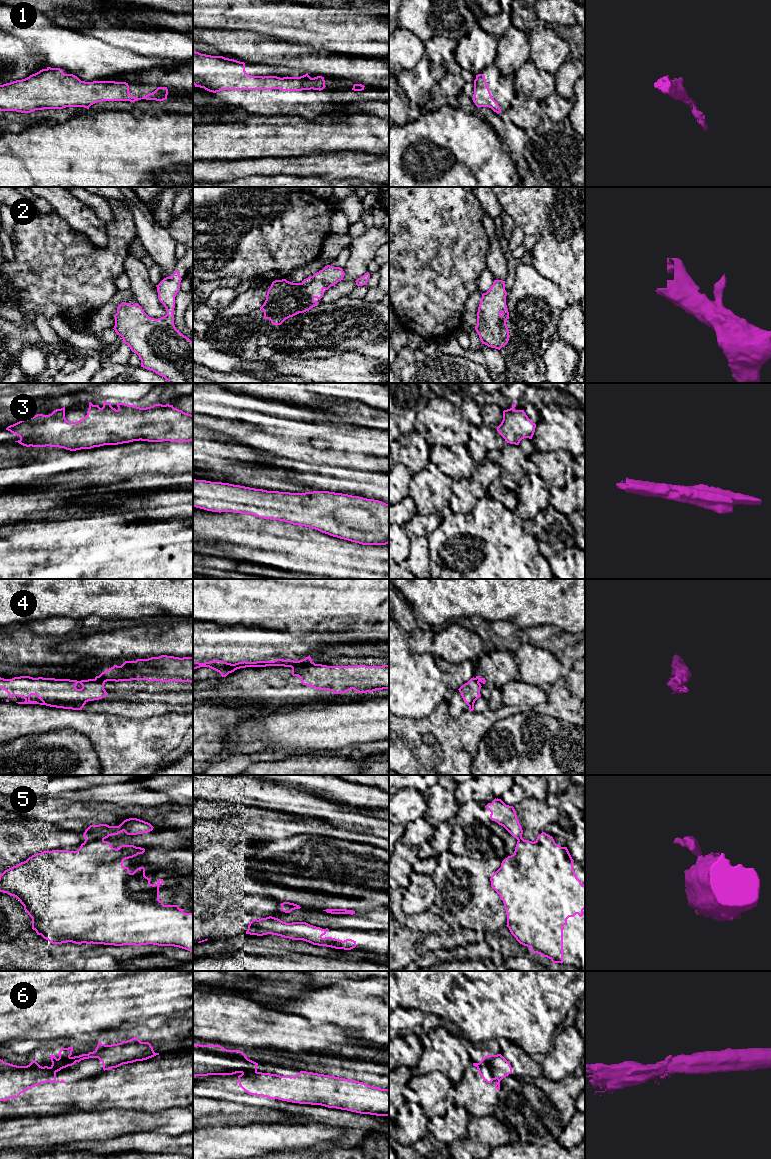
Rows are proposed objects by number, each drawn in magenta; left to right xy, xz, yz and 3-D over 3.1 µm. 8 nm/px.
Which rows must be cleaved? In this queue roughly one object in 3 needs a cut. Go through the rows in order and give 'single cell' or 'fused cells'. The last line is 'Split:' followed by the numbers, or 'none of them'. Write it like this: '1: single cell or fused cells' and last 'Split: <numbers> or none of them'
1: single cell
2: single cell
3: single cell
4: fused cells
5: fused cells
6: fused cells
Split: 4, 5, 6

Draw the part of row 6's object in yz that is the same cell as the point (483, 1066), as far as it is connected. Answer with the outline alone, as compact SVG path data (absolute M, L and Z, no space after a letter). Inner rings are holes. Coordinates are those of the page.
M488 1055L482 1058L482 1060L479 1063L473 1063L473 1066L475 1066L478 1069L479 1074L487 1083L491 1083L493 1080L496 1080L493 1077L490 1069Z

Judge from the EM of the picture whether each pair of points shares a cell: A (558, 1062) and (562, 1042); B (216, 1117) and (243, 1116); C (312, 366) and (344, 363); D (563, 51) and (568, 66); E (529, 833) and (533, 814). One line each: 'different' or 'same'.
A: same
B: same
C: same
D: different
E: same

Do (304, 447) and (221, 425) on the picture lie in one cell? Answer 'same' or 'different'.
same

